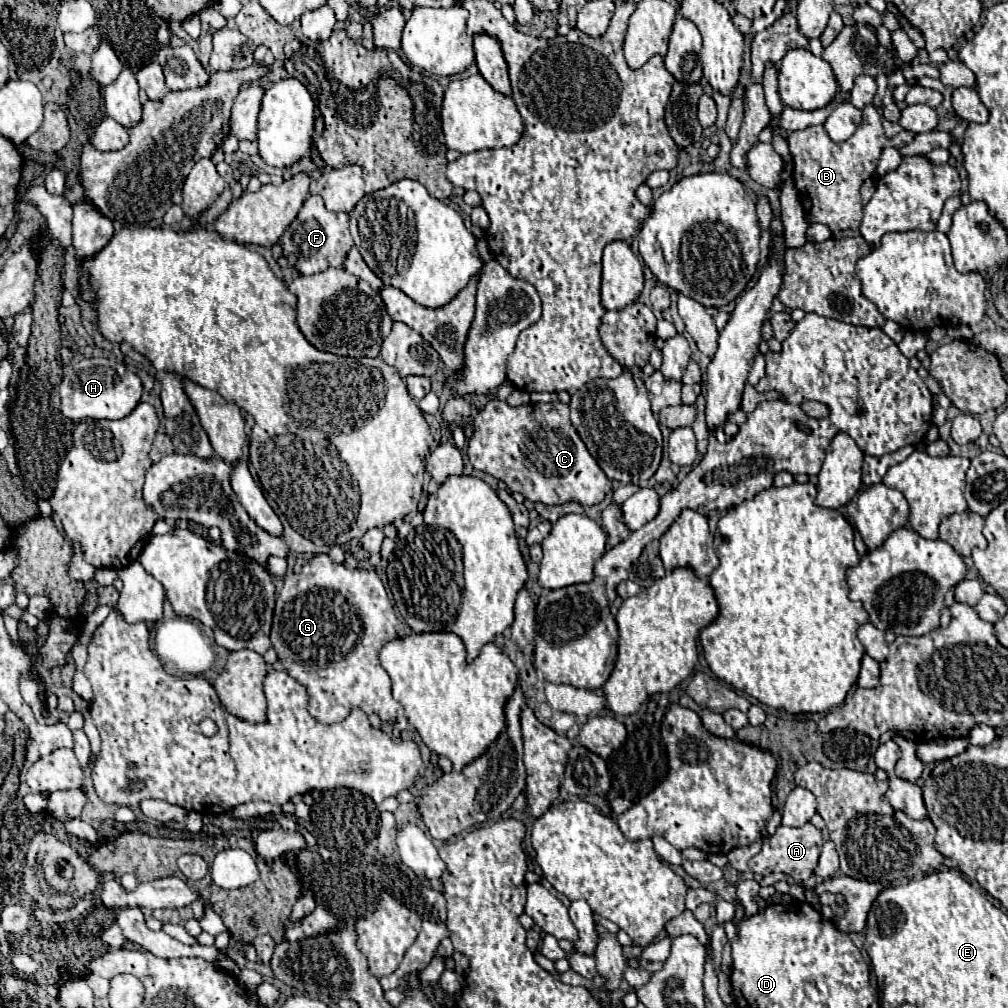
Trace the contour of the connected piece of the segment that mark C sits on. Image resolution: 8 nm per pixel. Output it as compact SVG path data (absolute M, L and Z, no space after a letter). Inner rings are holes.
M494 399L474 419L474 435L468 449L470 463L504 481L510 491L522 493L528 501L542 501L546 505L568 501L584 507L596 505L612 489L610 479L576 435L568 415L568 405L560 401L510 407Z

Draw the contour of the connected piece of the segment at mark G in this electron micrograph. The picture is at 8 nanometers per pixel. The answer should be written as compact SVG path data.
M316 553L300 573L284 577L284 587L276 599L270 641L288 675L306 687L308 713L316 721L338 723L350 715L350 709L358 707L366 715L378 715L384 725L392 725L398 719L400 703L394 701L390 693L390 679L380 665L378 653L388 641L402 639L406 633L408 629L394 615L388 593L374 569L350 569L346 565L332 563L326 553Z

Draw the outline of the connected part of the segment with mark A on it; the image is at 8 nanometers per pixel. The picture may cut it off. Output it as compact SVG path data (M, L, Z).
M806 823L804 827L798 827L798 829L780 825L776 829L776 833L764 841L762 851L748 861L748 867L750 867L750 871L754 875L784 873L784 875L792 877L798 883L806 883L810 879L810 875L814 873L816 865L818 865L818 855L820 855L822 843L824 843L822 841L822 833L812 823Z

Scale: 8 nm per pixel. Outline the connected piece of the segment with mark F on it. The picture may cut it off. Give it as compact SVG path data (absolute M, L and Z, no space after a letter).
M310 195L292 225L280 237L284 257L302 275L314 275L330 267L344 267L344 259L354 245L352 235L348 231L348 221L348 213L332 213L324 207L320 195Z

